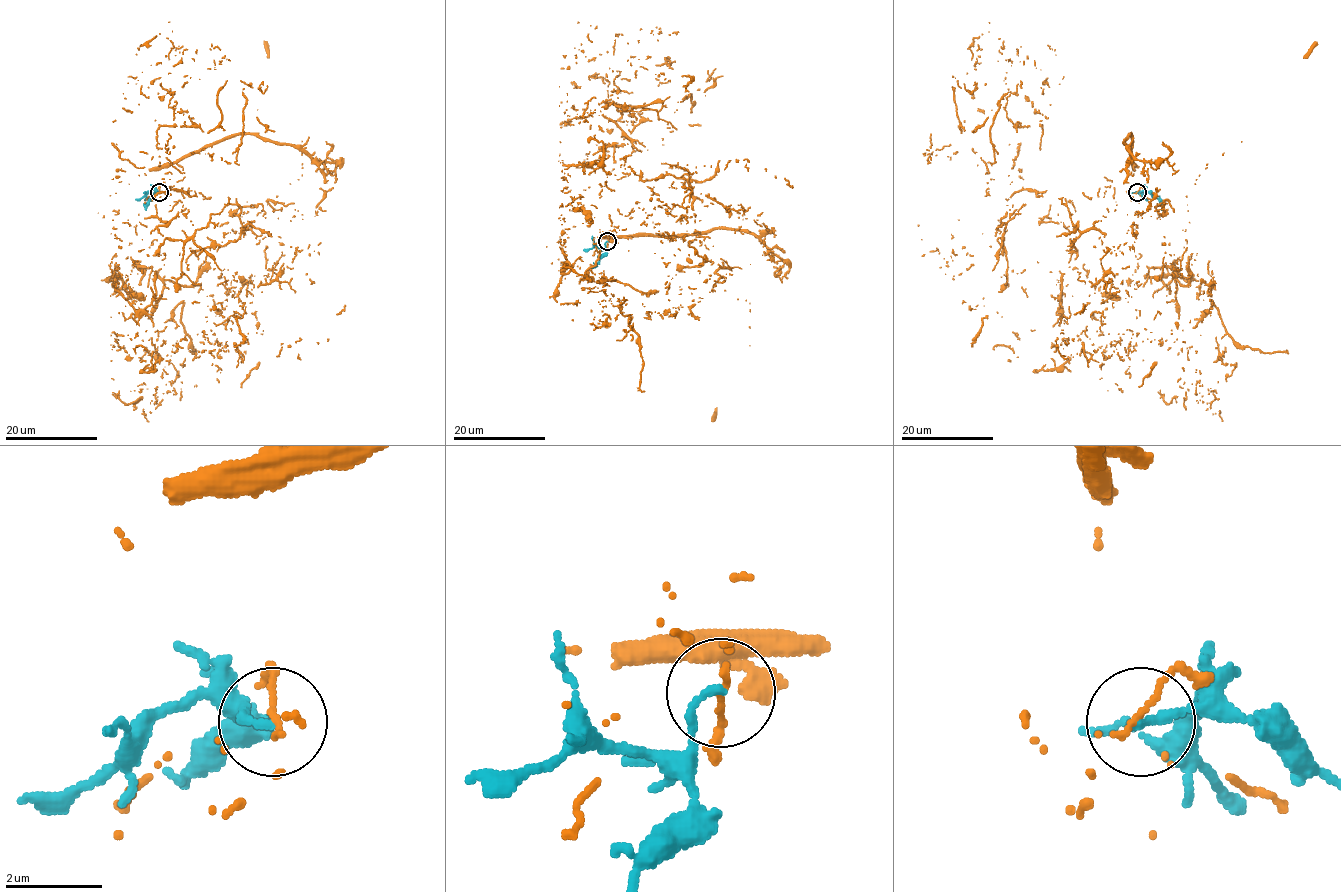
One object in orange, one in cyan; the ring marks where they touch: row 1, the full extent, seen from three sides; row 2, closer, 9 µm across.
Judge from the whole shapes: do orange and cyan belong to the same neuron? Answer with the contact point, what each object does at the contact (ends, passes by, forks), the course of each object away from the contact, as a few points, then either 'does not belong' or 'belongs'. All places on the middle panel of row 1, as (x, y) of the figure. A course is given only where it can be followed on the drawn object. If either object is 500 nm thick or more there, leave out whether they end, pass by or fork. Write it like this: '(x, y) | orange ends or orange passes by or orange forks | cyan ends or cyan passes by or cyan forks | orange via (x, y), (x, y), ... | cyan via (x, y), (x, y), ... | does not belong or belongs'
(607, 241) | orange ends | cyan ends | orange via (607, 242), (784, 252), (668, 317), (571, 267), (562, 164), (607, 157), (559, 86), (578, 21) | cyan via (607, 242), (605, 253), (593, 265) | does not belong

